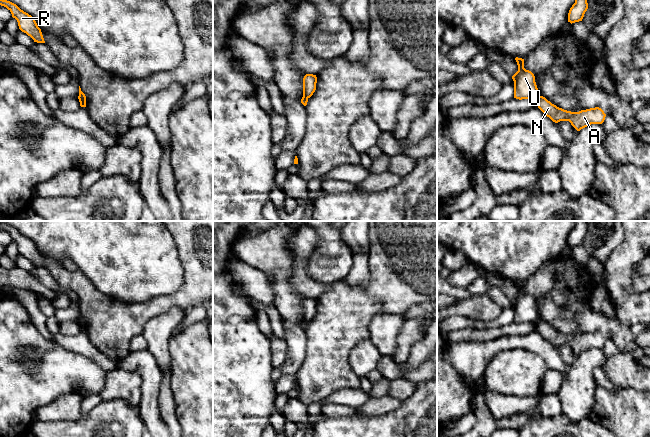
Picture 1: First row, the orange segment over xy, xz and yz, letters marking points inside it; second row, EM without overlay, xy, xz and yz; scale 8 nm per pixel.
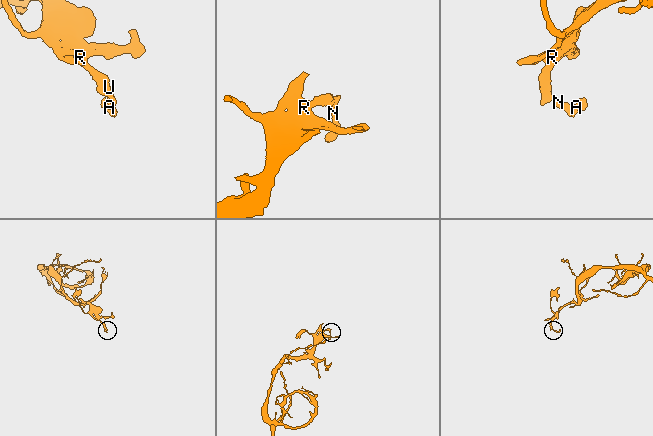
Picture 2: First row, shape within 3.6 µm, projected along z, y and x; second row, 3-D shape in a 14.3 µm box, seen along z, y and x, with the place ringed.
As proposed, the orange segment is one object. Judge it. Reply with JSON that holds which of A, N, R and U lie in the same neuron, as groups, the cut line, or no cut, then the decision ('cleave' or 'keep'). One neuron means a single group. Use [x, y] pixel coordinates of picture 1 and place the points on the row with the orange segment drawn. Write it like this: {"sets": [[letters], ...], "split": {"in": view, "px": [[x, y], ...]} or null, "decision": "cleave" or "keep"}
{"sets": [["A", "N"], ["R", "U"]], "split": {"in": "yz", "px": [[539, 96], [535, 100]]}, "decision": "cleave"}

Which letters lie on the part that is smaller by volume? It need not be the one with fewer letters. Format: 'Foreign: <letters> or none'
Foreign: A, N

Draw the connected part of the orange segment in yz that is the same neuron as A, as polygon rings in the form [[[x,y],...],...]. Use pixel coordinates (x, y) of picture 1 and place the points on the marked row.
[[[539,96],[536,101],[538,108],[553,122],[569,121],[577,131],[591,124],[602,124],[606,117],[599,107],[571,112],[557,107],[543,96]]]

